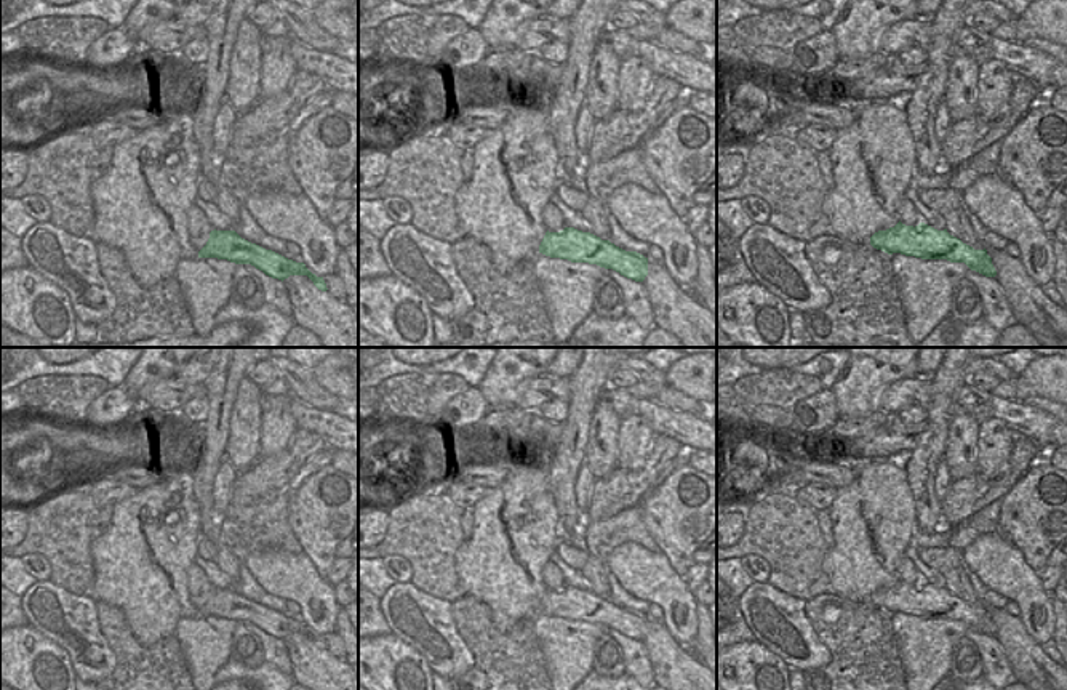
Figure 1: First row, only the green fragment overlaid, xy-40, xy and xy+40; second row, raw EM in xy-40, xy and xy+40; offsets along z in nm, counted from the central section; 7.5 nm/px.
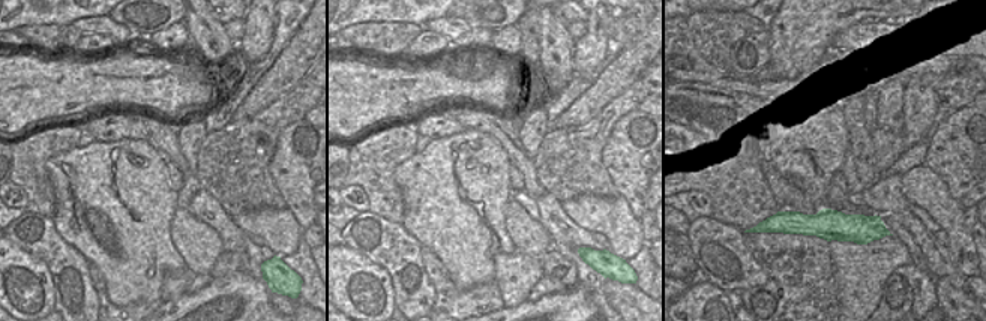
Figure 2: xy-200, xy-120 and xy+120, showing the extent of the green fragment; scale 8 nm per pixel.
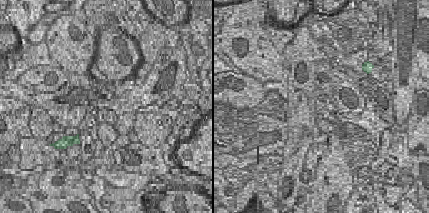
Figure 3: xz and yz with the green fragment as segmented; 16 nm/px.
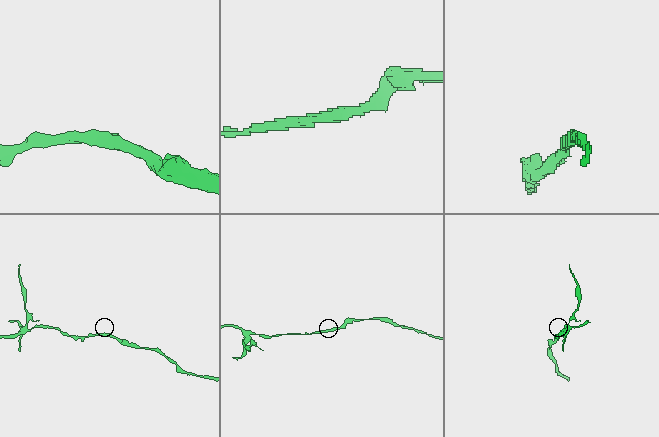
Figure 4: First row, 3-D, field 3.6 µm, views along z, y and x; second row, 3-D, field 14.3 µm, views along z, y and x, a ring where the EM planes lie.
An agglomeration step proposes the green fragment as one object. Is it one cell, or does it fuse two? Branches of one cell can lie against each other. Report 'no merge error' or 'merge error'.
merge error

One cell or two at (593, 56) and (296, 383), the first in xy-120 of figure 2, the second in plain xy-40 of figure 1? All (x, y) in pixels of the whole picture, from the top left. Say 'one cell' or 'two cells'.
two cells

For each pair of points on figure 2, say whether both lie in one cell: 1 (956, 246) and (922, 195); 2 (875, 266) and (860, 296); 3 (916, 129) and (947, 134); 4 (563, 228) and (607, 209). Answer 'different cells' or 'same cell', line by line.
1: same cell
2: same cell
3: different cells
4: different cells

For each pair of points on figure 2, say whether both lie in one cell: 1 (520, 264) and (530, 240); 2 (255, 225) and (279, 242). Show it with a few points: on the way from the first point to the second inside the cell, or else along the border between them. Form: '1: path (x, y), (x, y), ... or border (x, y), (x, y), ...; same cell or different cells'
1: border (517, 251), (541, 258); different cells
2: path (261, 225), (273, 236); same cell

